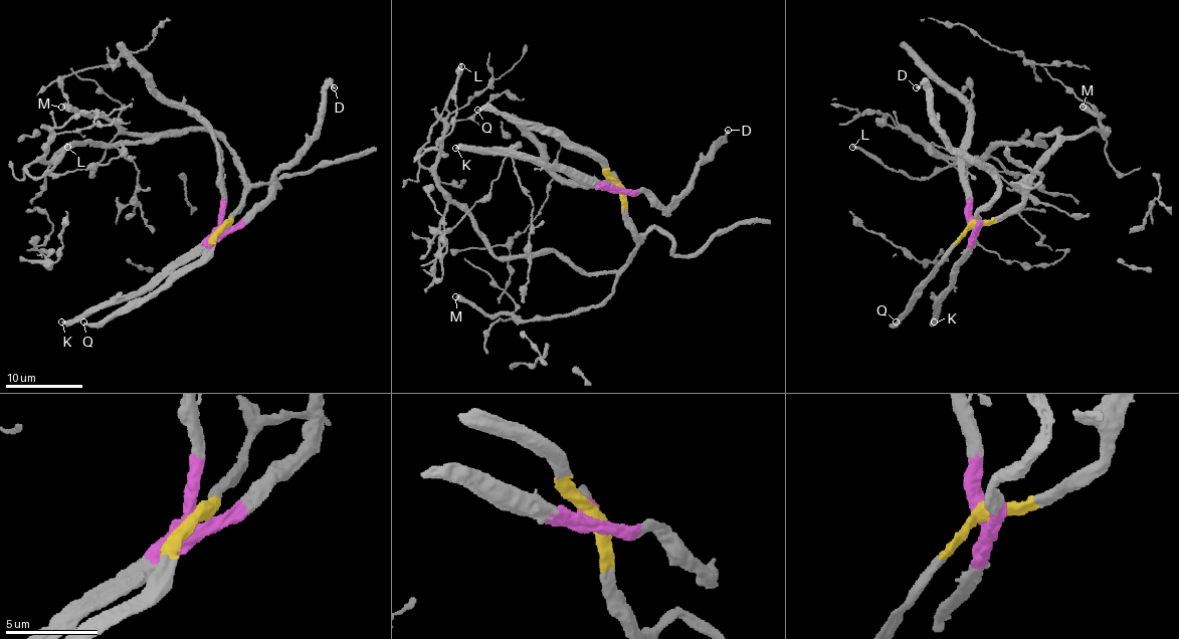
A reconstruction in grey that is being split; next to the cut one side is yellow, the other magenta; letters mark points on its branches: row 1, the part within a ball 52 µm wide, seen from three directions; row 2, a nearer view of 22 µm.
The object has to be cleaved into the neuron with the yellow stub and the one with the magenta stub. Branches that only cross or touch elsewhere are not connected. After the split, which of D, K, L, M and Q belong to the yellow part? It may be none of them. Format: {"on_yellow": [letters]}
{"on_yellow": ["L", "M", "Q"]}

